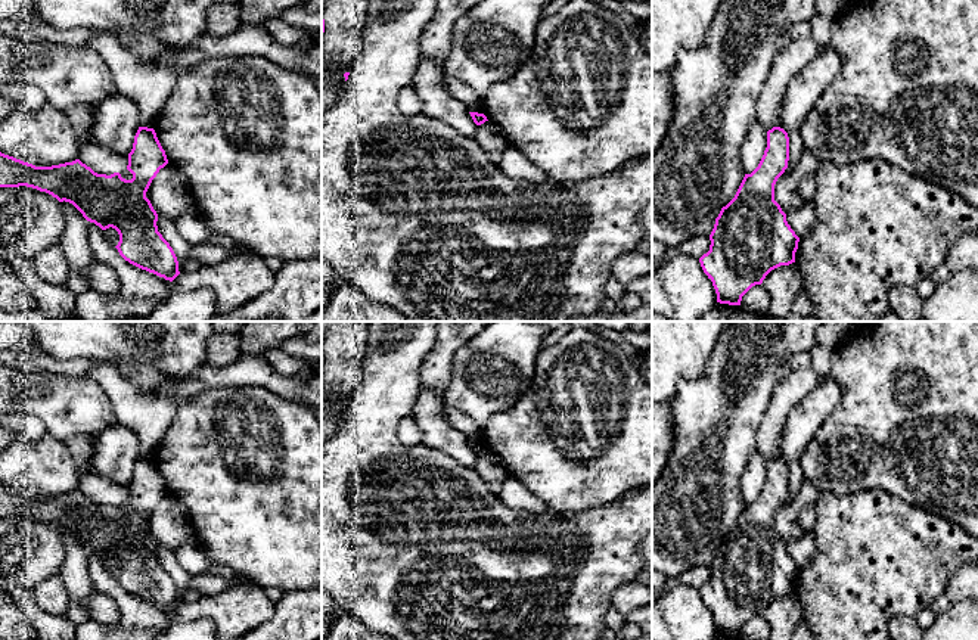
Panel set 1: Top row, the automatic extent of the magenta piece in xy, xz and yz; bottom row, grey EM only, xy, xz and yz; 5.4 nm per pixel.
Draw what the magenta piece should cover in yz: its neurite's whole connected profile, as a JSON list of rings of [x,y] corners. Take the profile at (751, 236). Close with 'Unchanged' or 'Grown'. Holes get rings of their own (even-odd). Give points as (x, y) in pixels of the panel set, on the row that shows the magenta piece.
[[[773,127],[758,167],[745,174],[735,198],[715,218],[710,251],[699,262],[720,304],[741,305],[742,296],[771,270],[795,262],[800,237],[774,201],[774,184],[788,161],[788,133]]]. Unchanged

